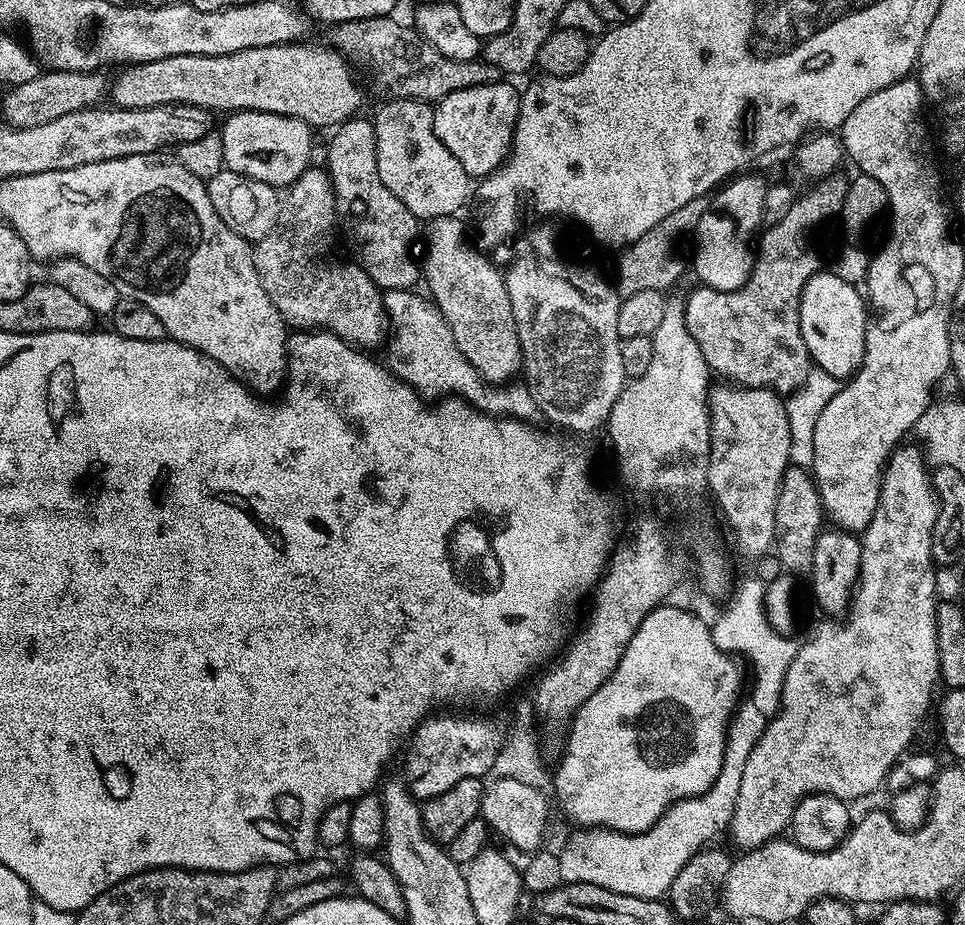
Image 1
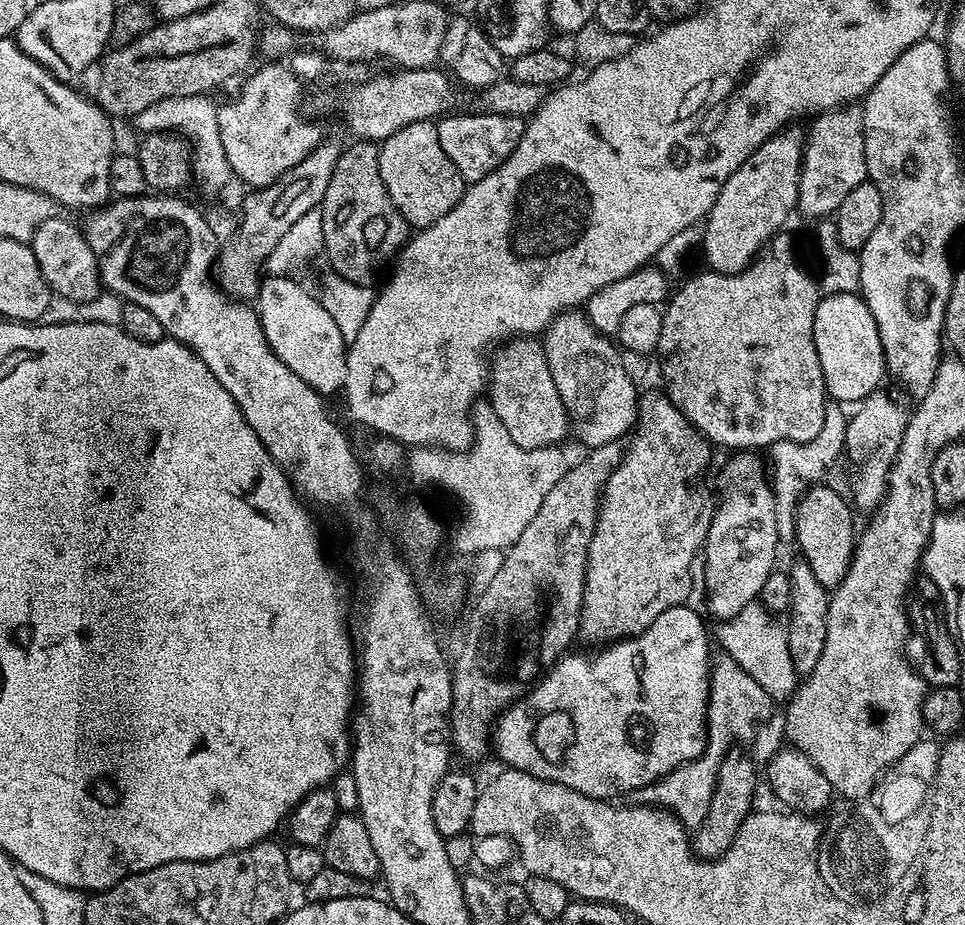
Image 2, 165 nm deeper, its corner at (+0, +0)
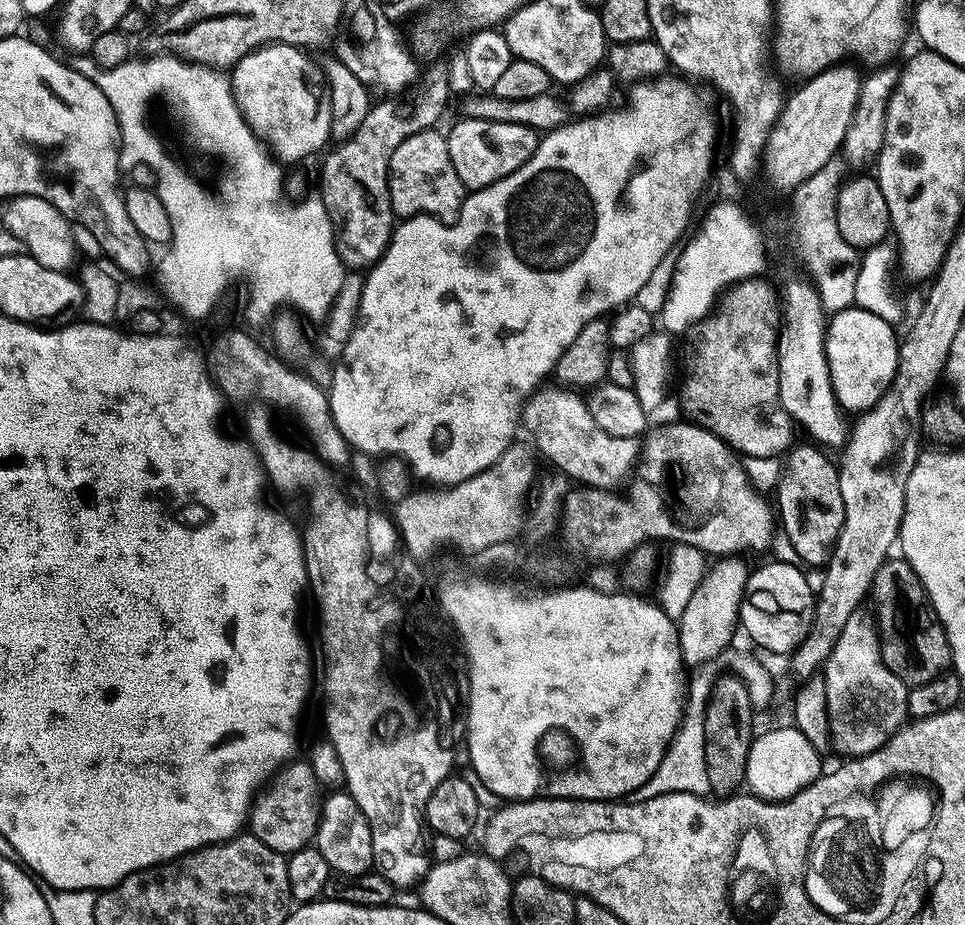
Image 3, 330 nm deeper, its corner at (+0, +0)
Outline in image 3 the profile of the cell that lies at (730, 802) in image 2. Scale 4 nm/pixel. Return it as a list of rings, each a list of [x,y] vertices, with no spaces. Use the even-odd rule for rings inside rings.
[[[735,674],[724,675],[717,675],[713,679],[704,715],[706,778],[710,778],[710,789],[716,794],[735,793],[745,783],[747,755],[750,754],[754,739],[754,731],[752,732],[754,709],[748,685]]]

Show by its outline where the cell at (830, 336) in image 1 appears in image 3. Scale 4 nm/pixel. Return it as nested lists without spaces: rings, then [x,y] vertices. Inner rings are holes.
[[[857,306],[831,313],[824,333],[824,349],[828,359],[832,389],[841,408],[849,413],[863,414],[874,408],[892,387],[892,380],[896,377],[896,367],[900,361],[900,344],[898,336],[896,340],[896,331],[897,329],[893,325],[883,321],[876,314]]]

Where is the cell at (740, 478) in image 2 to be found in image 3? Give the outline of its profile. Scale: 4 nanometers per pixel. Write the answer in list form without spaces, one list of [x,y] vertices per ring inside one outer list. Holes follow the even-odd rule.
[[[720,558],[705,571],[704,580],[694,590],[682,618],[678,622],[680,633],[680,660],[689,669],[695,670],[702,664],[717,659],[729,647],[740,619],[740,603],[750,588],[750,568],[740,558]]]

